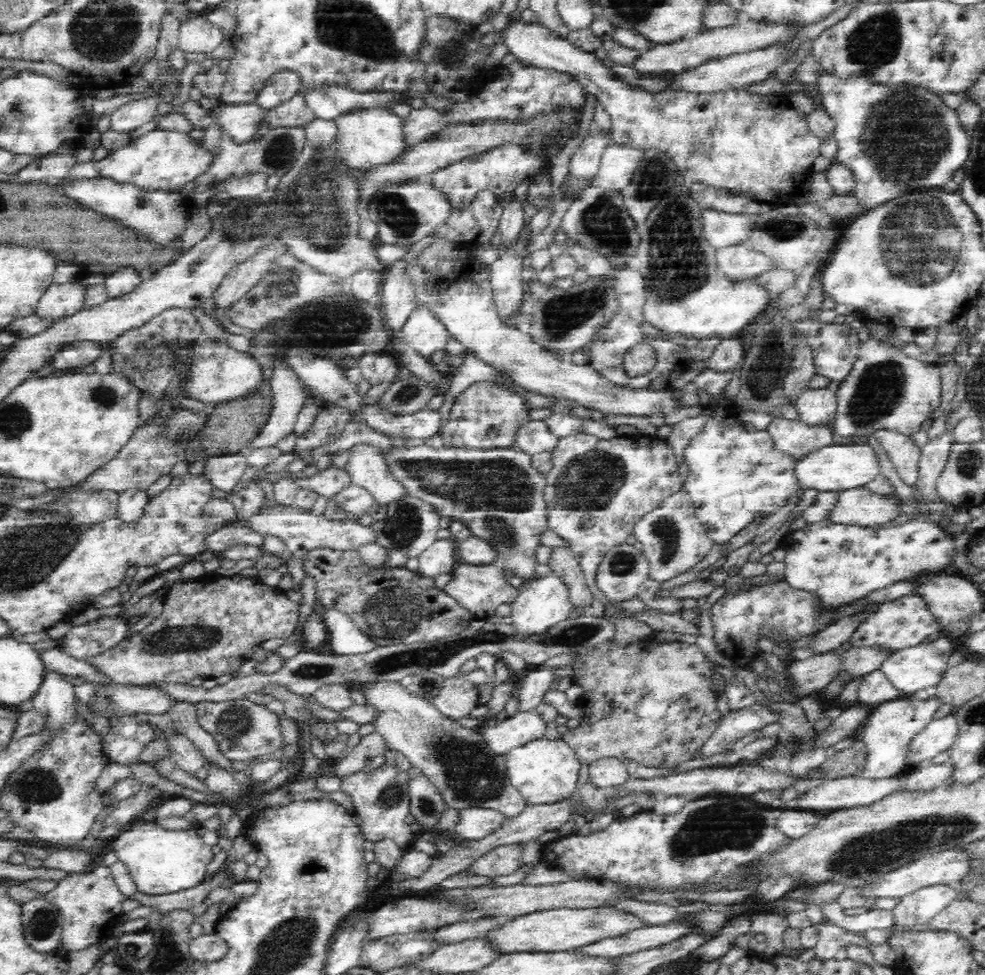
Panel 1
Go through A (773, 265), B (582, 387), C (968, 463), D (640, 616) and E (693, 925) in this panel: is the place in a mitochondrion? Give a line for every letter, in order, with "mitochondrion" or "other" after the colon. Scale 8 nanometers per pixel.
A: other
B: other
C: mitochondrion
D: other
E: other

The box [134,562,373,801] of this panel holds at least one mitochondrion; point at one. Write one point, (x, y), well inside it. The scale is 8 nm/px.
(198, 638)

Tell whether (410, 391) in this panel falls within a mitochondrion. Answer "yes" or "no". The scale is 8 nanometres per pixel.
yes

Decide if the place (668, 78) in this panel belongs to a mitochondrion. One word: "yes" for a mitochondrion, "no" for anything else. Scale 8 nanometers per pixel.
no

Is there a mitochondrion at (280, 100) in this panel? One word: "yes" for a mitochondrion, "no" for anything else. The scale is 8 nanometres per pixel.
no

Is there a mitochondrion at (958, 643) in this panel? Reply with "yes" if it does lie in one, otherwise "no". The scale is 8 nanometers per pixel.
no

